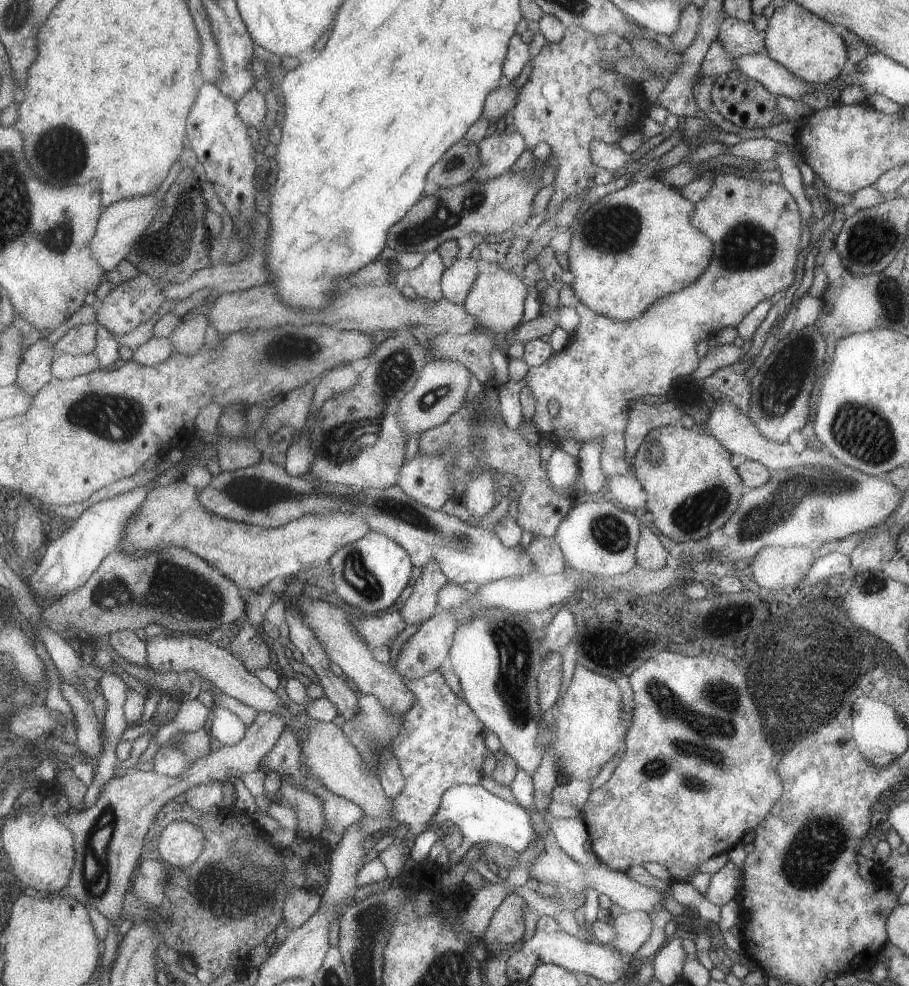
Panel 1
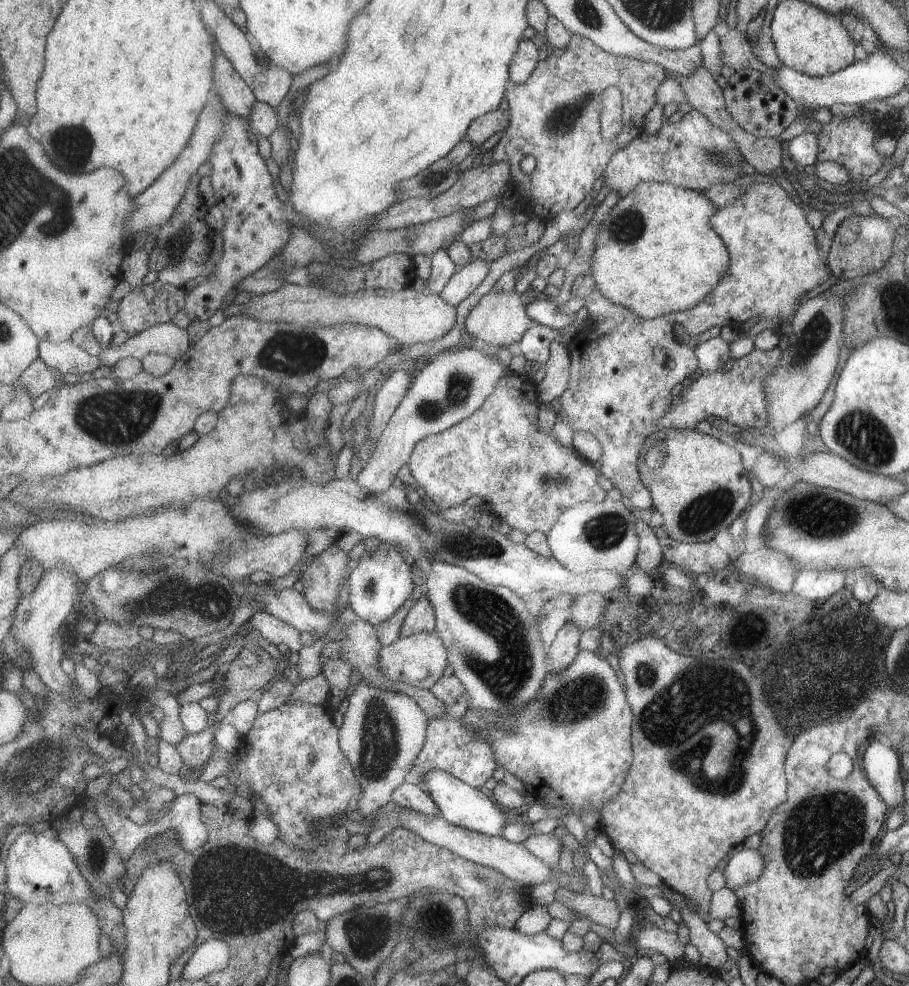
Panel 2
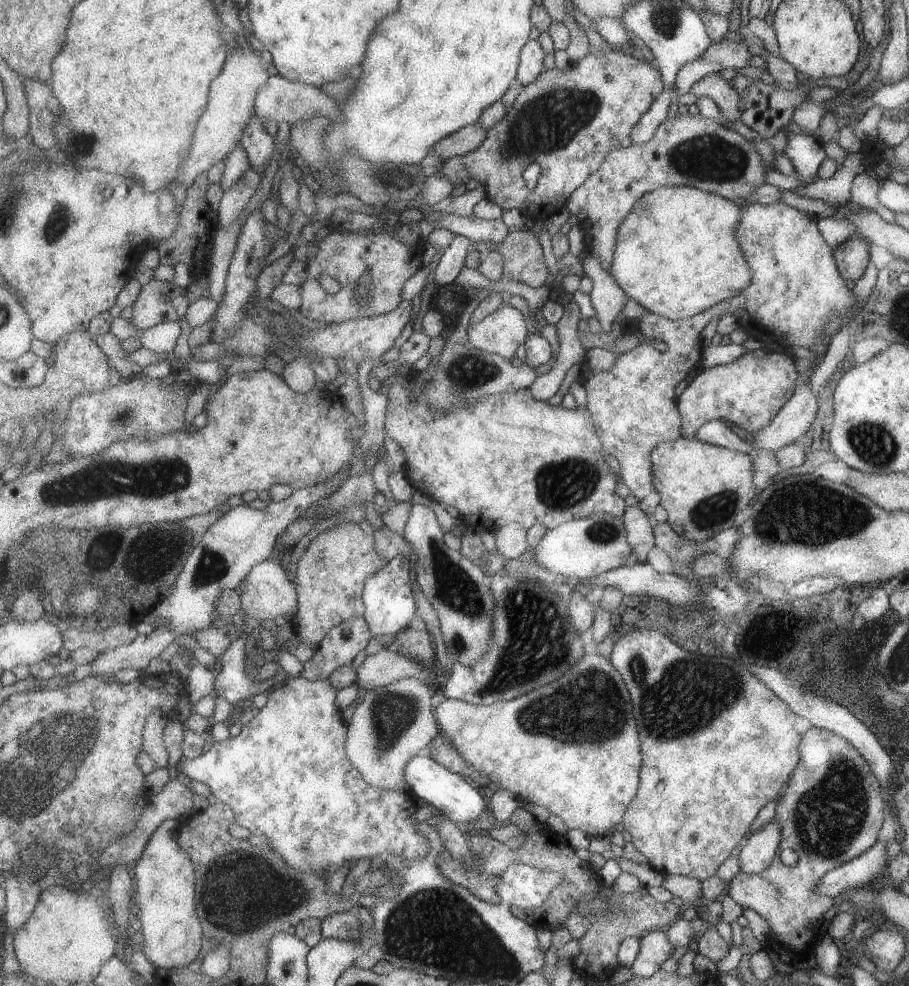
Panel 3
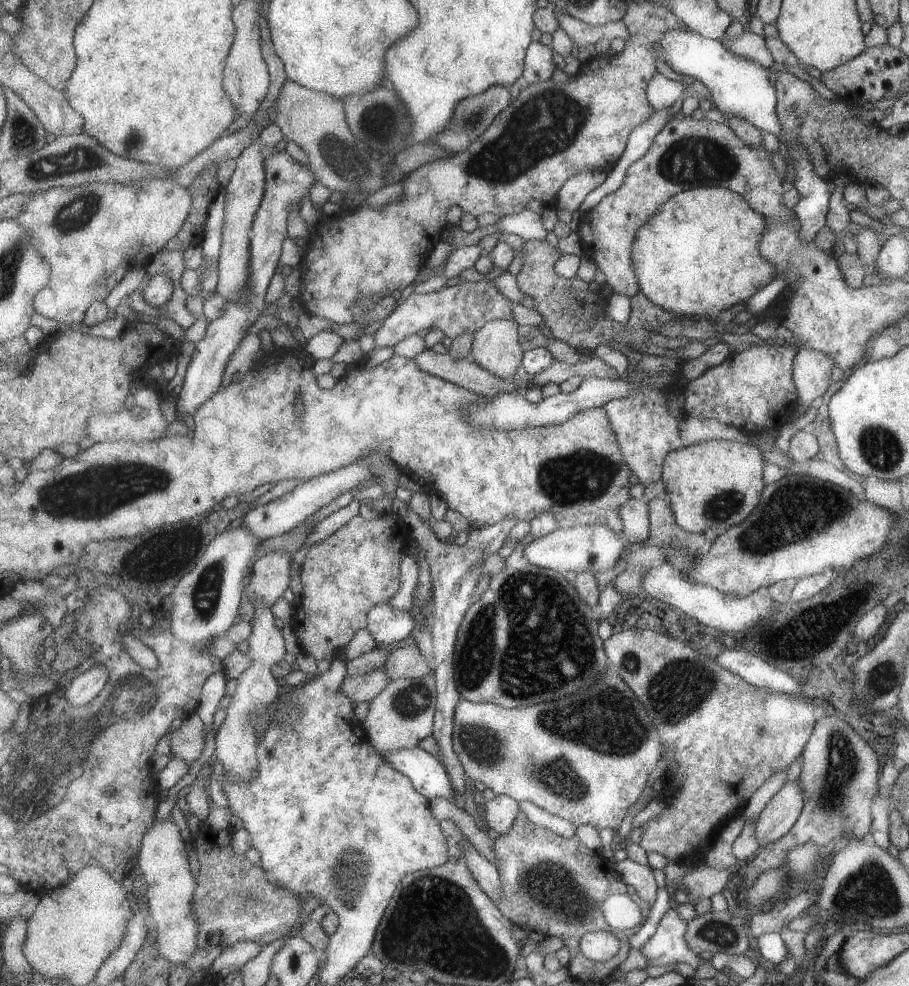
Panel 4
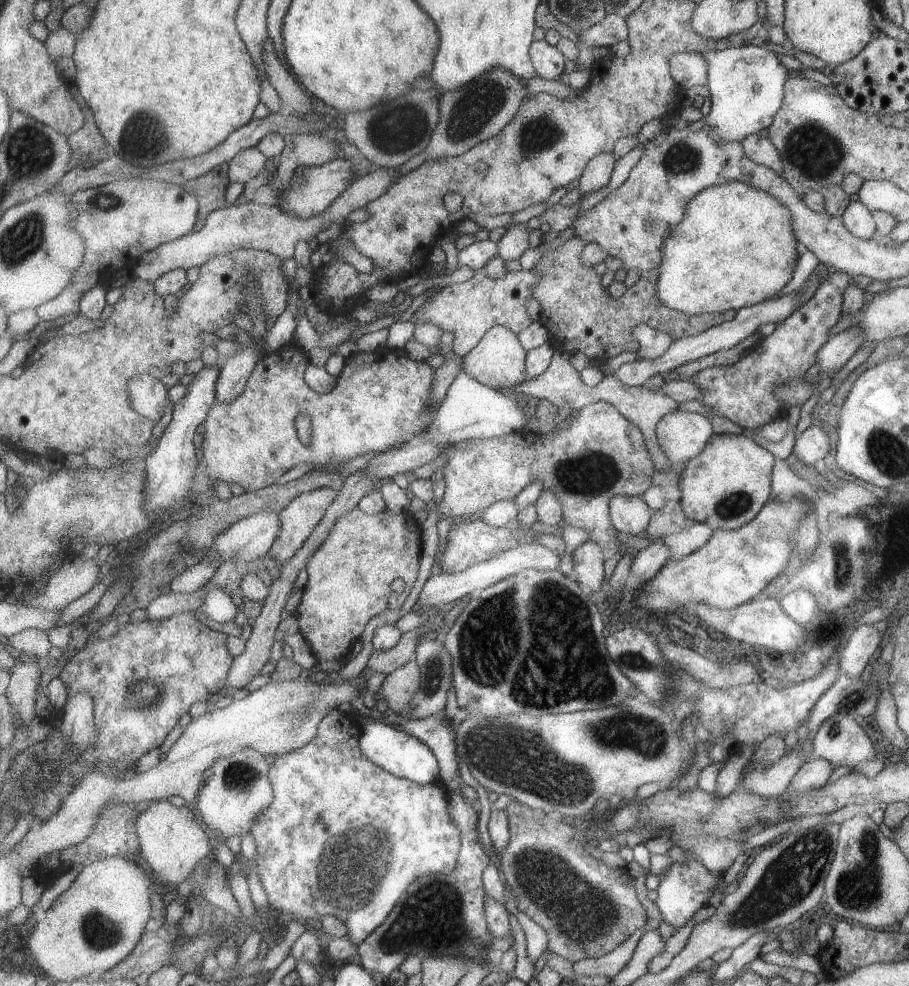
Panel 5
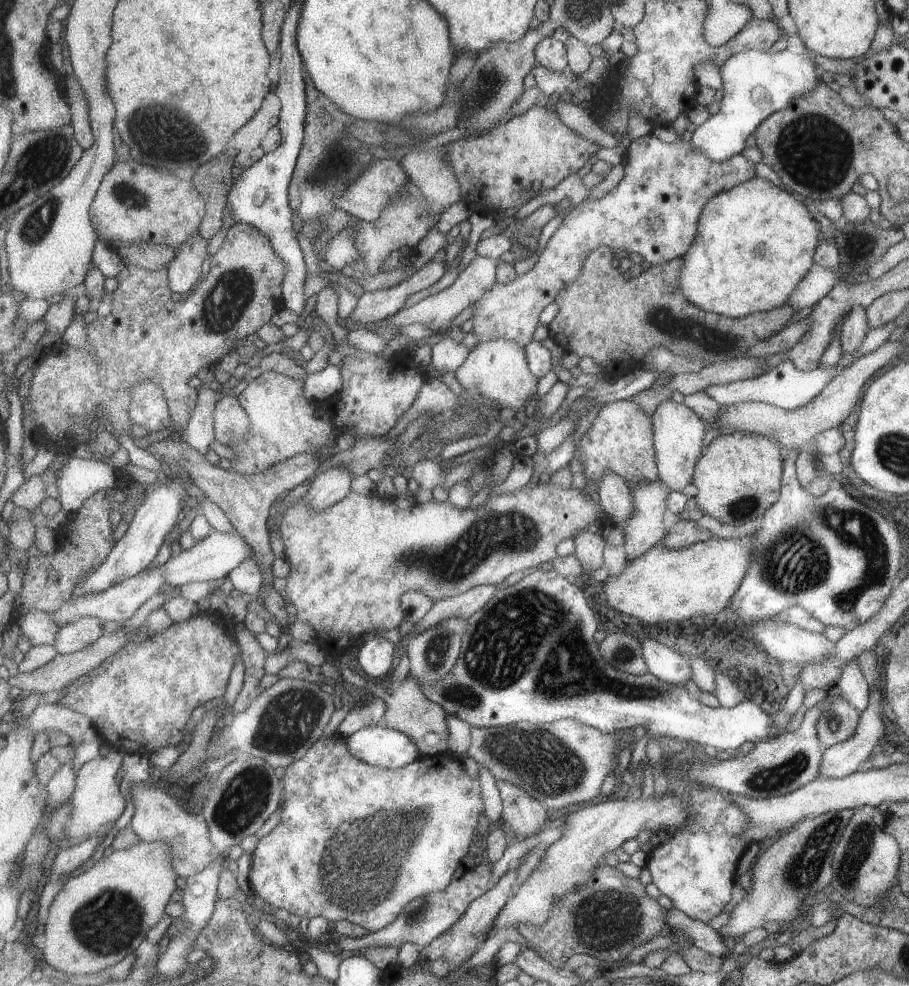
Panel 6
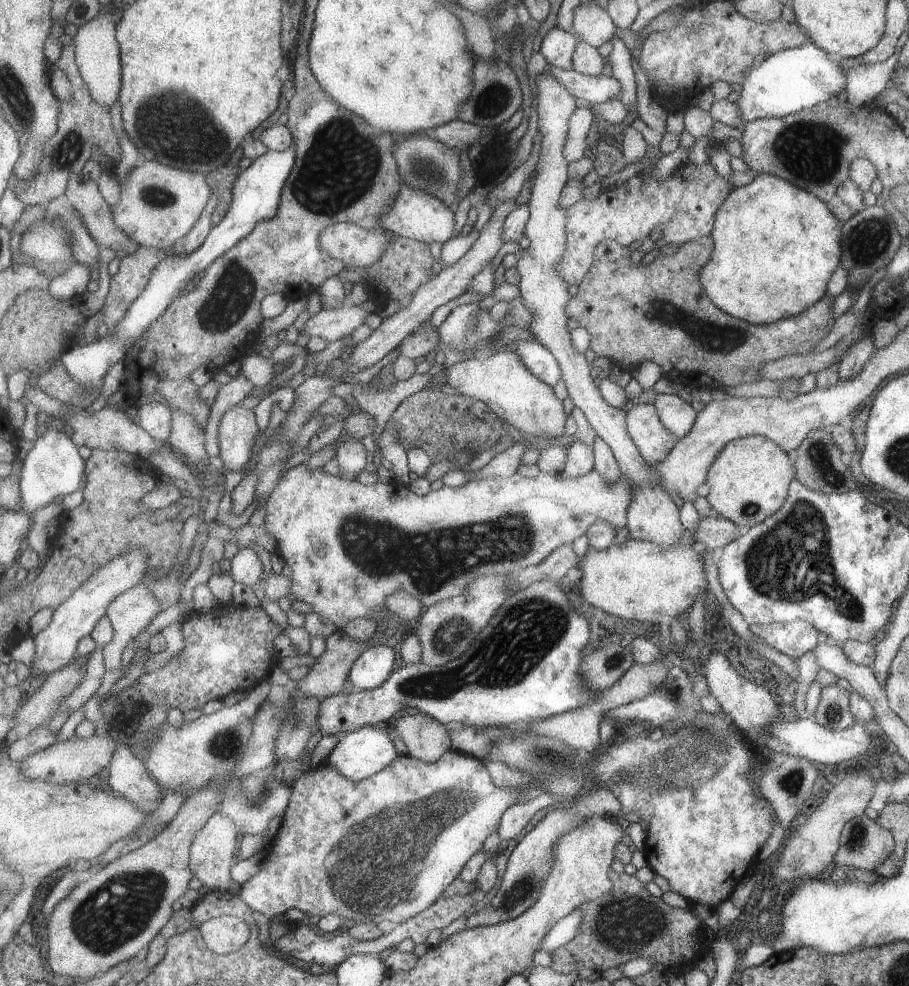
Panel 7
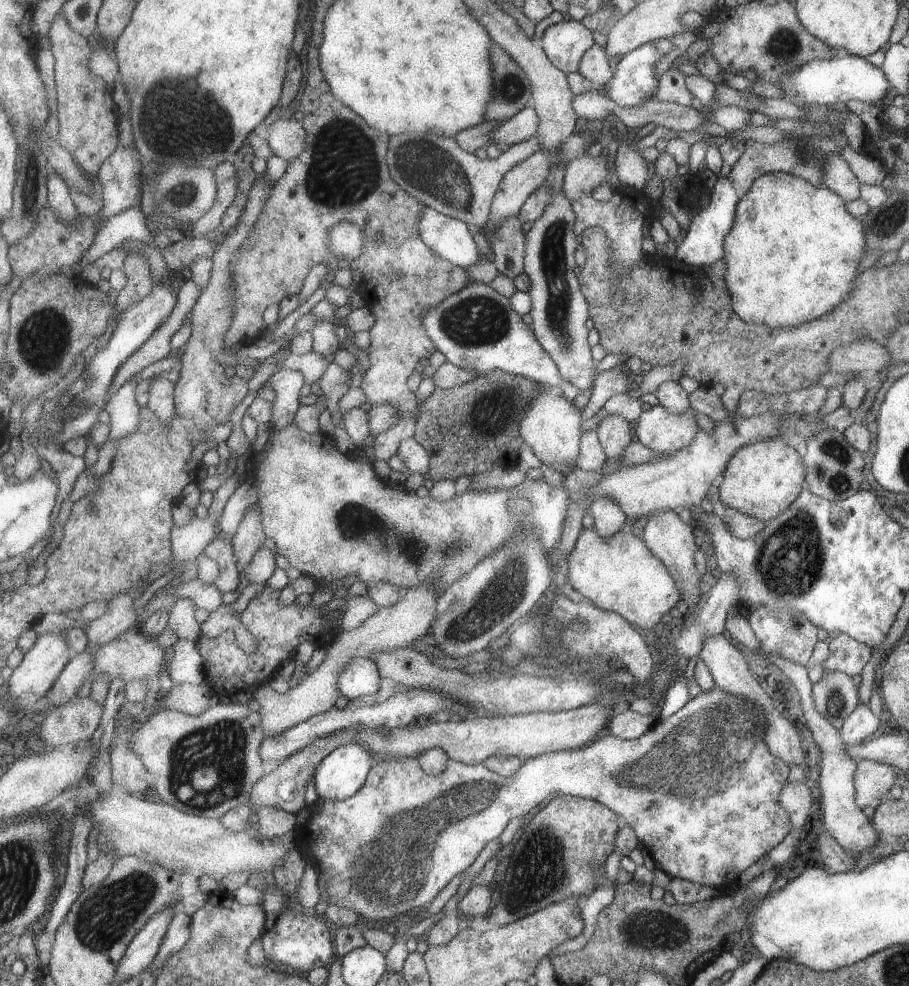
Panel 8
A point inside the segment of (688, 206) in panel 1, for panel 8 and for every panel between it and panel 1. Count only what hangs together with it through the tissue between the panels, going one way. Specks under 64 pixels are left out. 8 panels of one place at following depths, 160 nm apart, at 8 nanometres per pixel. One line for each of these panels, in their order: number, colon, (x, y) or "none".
2: (655, 253)
3: (677, 254)
4: (698, 256)
5: (735, 247)
6: (755, 240)
7: (774, 245)
8: (791, 255)

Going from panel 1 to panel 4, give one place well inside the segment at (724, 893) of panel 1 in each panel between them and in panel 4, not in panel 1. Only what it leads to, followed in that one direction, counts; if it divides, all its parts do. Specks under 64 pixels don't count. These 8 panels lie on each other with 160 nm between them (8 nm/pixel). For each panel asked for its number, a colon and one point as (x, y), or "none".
2: (745, 865)
3: (757, 852)
4: (775, 820)

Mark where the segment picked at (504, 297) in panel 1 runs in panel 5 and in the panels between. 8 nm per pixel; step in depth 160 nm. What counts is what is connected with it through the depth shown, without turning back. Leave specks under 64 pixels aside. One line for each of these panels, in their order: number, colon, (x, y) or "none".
2: (500, 319)
3: (501, 333)
4: (497, 348)
5: (498, 361)

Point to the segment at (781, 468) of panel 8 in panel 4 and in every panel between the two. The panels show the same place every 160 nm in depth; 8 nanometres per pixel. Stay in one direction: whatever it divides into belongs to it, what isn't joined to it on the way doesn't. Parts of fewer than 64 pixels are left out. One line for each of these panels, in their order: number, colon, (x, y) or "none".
4: (713, 485)
5: (727, 483)
6: (737, 475)
7: (749, 479)

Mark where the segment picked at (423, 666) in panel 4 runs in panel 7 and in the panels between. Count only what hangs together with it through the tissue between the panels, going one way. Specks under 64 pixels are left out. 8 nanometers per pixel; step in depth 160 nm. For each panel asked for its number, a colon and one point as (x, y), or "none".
5: (399, 687)
6: (410, 711)
7: (427, 739)

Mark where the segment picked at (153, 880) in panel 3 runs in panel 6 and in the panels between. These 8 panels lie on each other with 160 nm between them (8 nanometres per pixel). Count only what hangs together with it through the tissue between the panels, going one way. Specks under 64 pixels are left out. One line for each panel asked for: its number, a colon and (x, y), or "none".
4: (163, 859)
5: (173, 840)
6: (158, 815)

